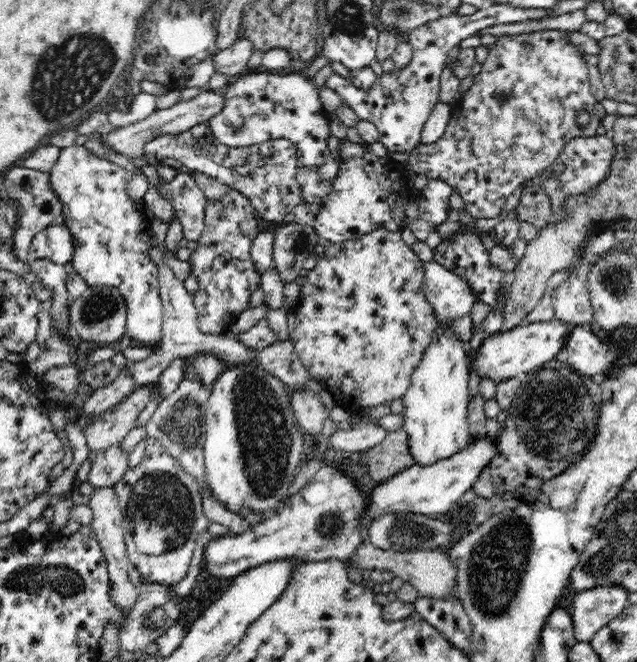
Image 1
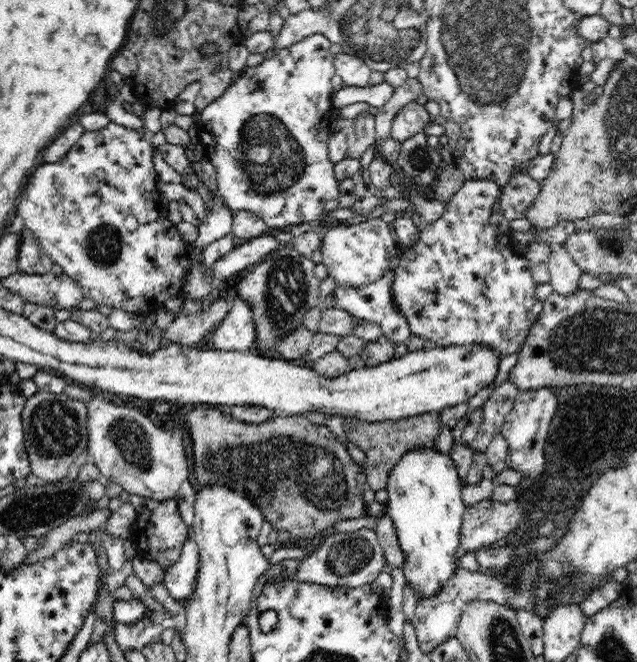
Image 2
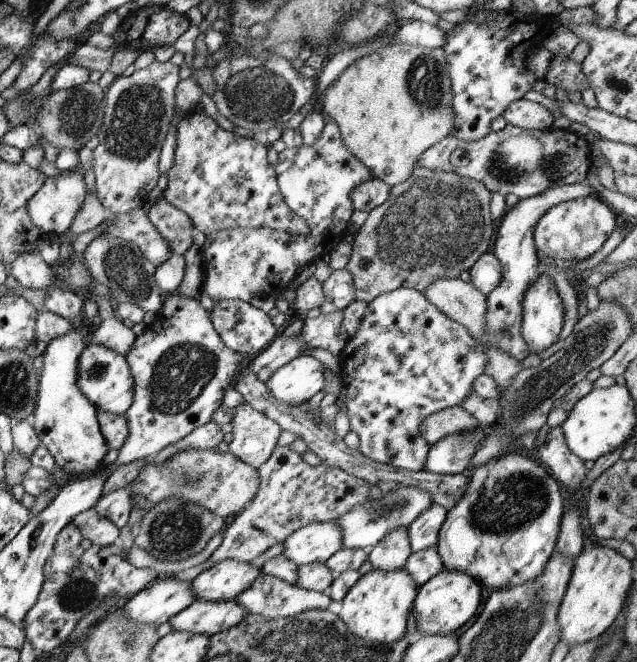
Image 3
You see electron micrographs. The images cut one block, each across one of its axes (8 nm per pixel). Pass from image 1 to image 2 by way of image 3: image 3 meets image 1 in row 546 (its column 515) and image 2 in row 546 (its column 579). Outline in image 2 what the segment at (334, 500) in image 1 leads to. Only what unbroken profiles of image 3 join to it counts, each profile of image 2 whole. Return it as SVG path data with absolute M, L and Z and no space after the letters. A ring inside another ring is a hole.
M194 540L182 546L181 555L165 568L161 583L175 599L189 597L195 589L199 569L199 550Z

